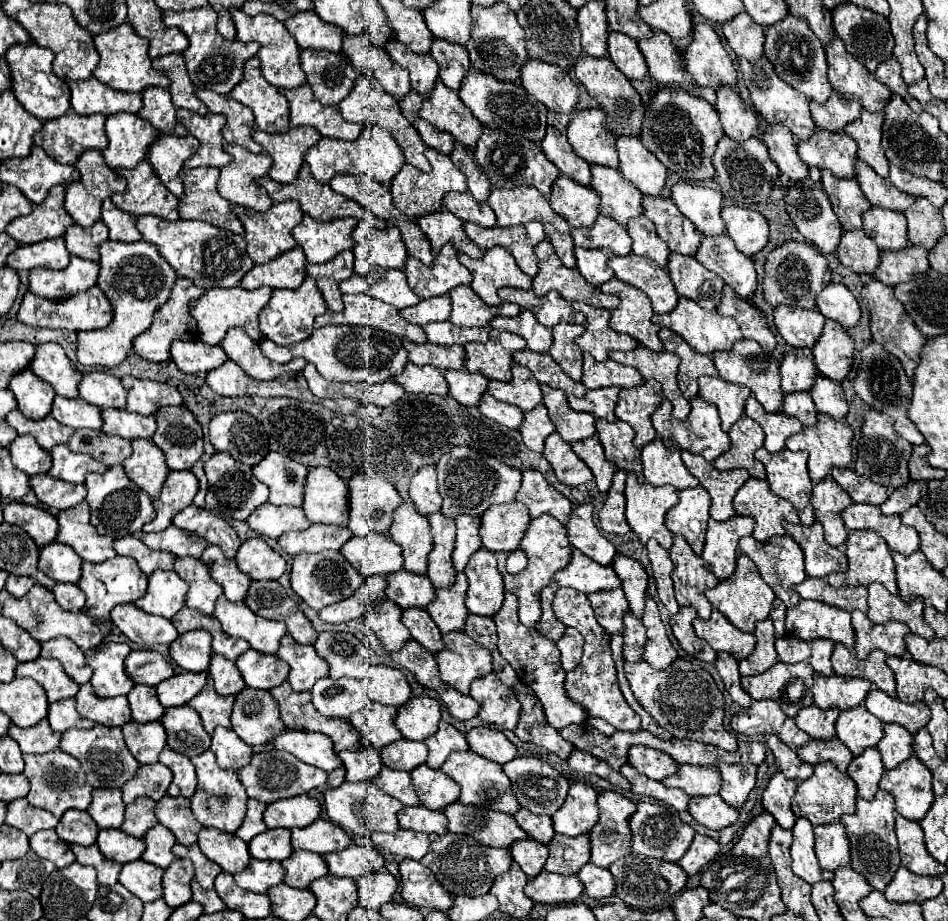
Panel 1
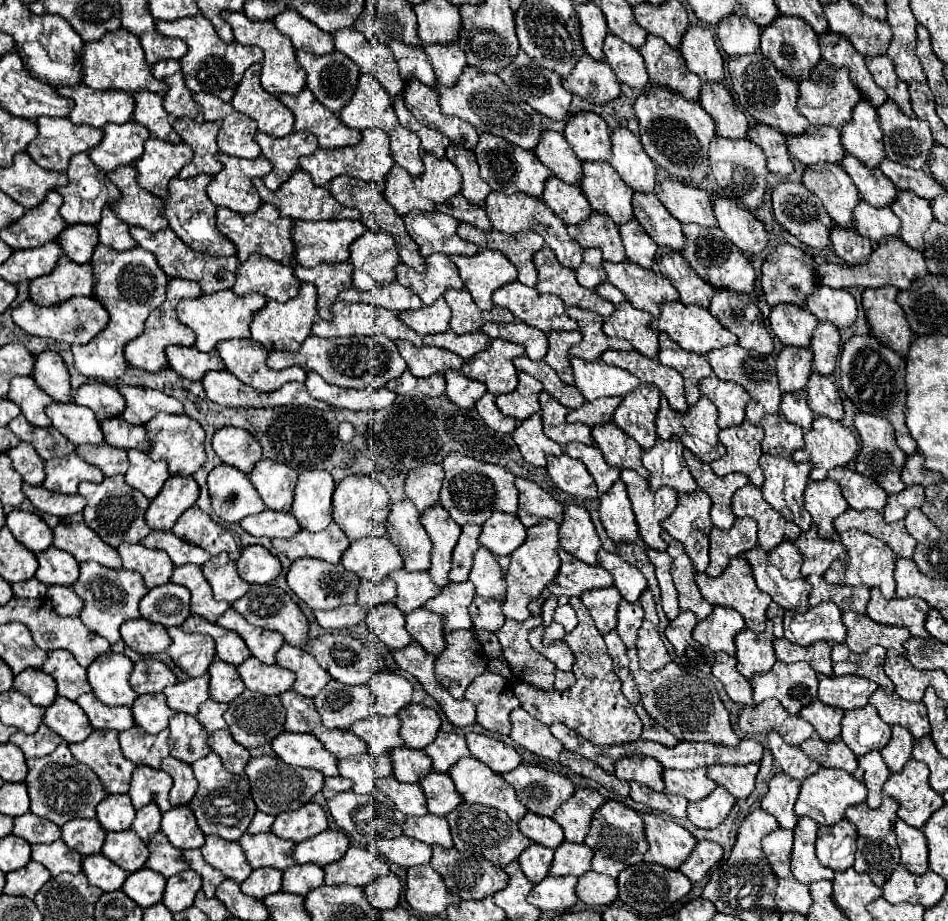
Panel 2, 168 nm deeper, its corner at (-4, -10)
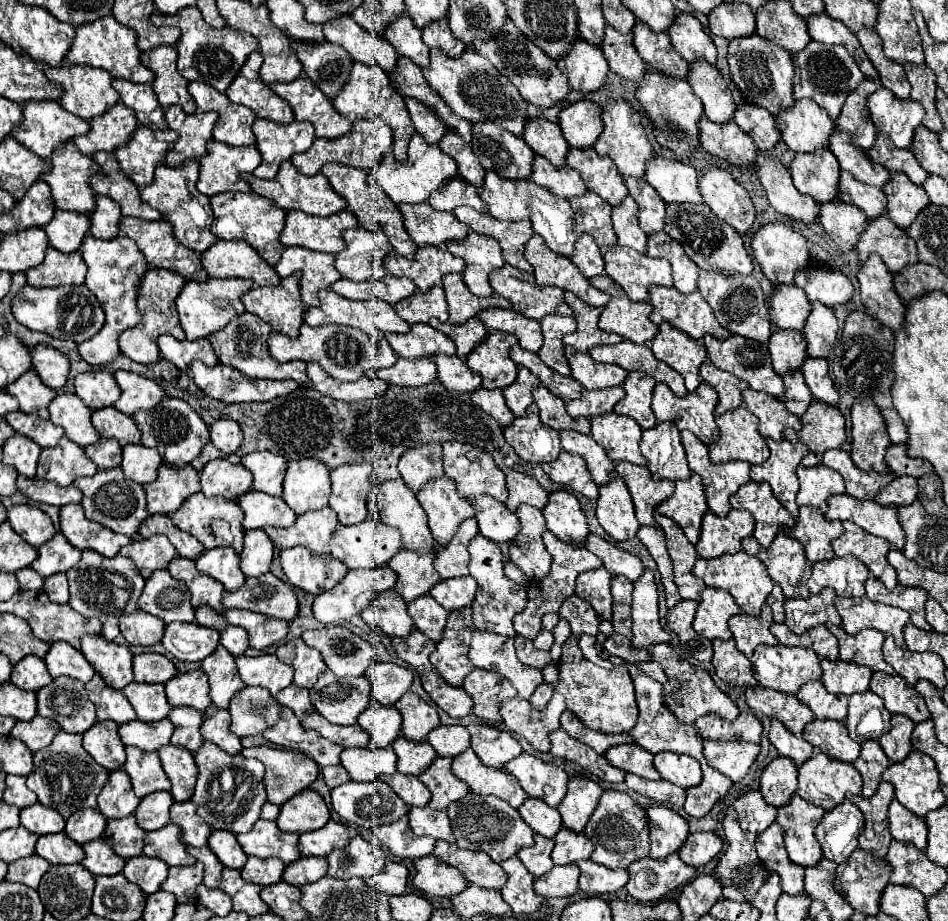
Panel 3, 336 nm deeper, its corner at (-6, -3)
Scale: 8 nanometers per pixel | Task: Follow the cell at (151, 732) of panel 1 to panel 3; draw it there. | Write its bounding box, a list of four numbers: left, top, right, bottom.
[119,718,173,752]

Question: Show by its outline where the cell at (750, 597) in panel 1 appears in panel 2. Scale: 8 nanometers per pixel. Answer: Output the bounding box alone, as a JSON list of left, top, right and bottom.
[697,557,771,633]

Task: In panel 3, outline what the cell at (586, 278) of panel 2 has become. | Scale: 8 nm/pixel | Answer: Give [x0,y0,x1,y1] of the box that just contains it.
[571,236,603,280]

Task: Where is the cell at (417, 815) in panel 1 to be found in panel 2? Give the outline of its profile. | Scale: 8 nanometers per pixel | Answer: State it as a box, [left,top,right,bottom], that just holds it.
[403,815,453,847]

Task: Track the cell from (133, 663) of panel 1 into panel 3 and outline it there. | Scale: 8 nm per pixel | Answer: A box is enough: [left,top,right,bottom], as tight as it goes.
[133,654,177,682]

